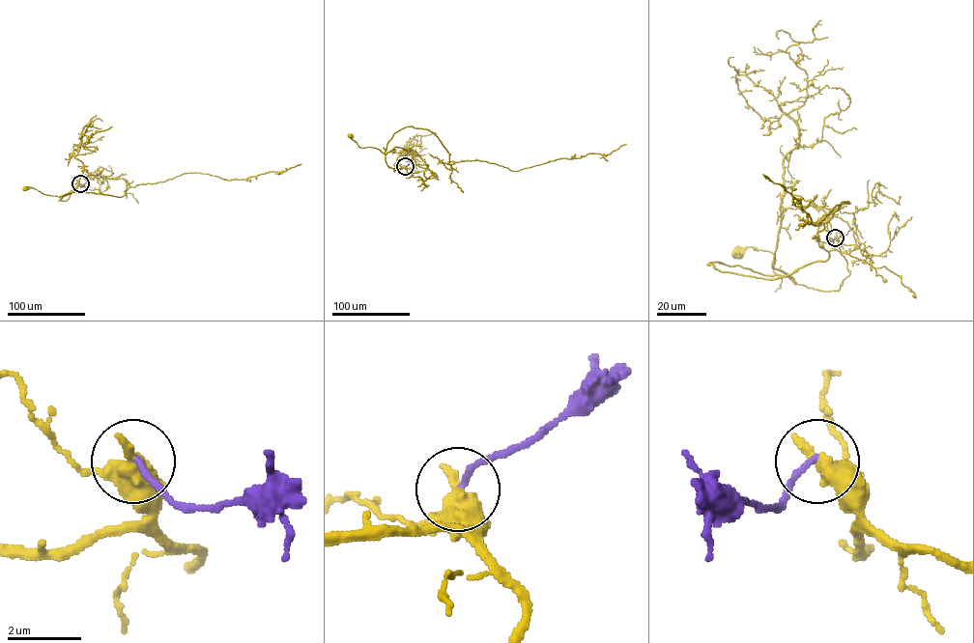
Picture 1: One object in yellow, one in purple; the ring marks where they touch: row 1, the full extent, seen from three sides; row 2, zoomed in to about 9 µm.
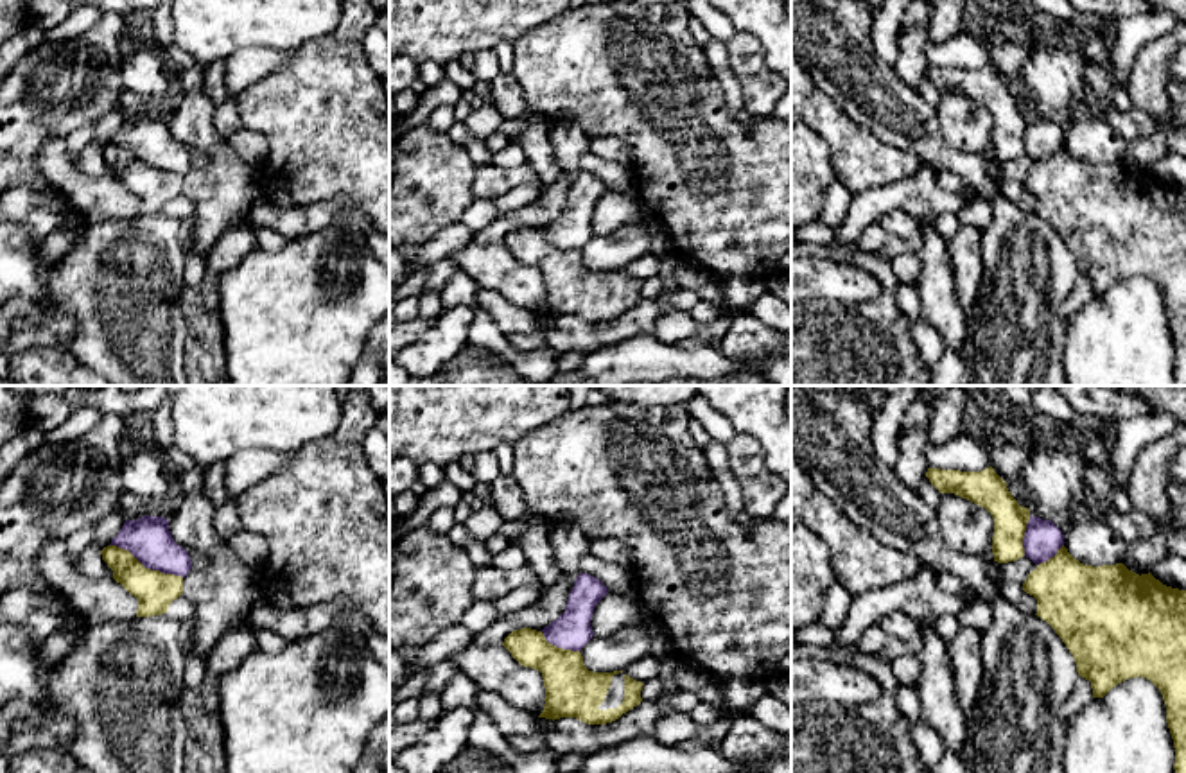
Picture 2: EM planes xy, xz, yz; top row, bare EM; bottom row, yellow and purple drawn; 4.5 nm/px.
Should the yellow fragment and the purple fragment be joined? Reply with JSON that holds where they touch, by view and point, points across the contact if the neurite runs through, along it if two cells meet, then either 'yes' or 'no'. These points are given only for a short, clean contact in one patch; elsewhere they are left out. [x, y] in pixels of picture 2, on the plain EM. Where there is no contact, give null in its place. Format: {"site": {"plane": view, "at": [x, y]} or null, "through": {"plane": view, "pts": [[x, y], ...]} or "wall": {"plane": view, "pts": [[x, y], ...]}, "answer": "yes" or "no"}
{"site": {"plane": "xy", "at": [144, 165]}, "wall": {"plane": "xy", "pts": [[110, 142], [128, 147], [146, 165], [182, 176]]}, "answer": "no"}

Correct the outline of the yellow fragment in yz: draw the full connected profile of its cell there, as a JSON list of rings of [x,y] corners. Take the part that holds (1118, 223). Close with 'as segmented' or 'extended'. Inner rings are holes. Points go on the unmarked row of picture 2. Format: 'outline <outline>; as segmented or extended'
outline [[[1062,143],[1023,181],[1046,219],[1075,256],[1078,274],[1091,280],[1093,296],[1103,296],[1129,276],[1147,276],[1163,292],[1175,346],[1175,386],[1186,386],[1186,188],[1172,187],[1123,161],[1084,163]]]; as segmented

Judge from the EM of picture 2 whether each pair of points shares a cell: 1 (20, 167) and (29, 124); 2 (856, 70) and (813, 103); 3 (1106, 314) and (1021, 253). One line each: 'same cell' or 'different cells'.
1: same cell
2: different cells
3: different cells

